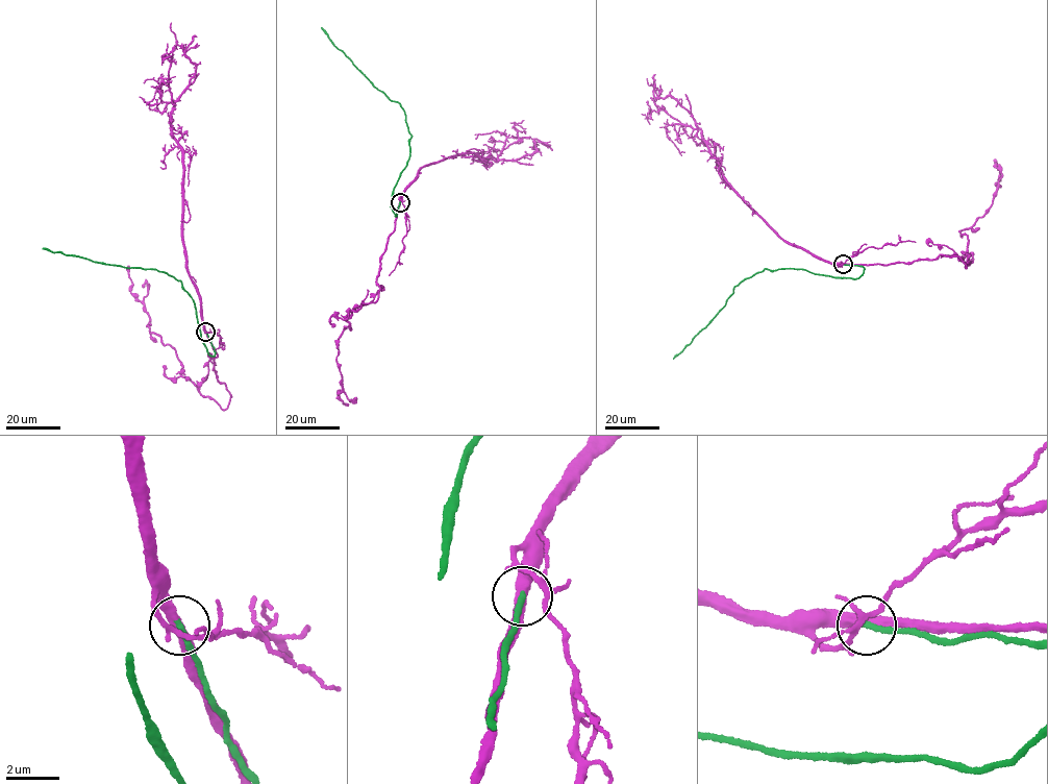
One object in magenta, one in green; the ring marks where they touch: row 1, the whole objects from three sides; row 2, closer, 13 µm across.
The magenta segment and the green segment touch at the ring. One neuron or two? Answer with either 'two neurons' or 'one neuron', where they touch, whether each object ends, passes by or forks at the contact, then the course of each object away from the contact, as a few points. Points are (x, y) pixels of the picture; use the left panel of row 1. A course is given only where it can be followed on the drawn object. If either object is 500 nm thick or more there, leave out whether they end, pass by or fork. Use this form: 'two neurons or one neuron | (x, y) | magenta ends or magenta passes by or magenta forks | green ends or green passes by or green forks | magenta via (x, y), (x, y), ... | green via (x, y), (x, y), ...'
one neuron | (205, 332) | magenta passes by | green ends | magenta via (205, 332), (231, 396), (225, 409), (150, 333), (128, 265) | green via (206, 332), (215, 354), (207, 352), (189, 294), (181, 282), (164, 271), (42, 248)

